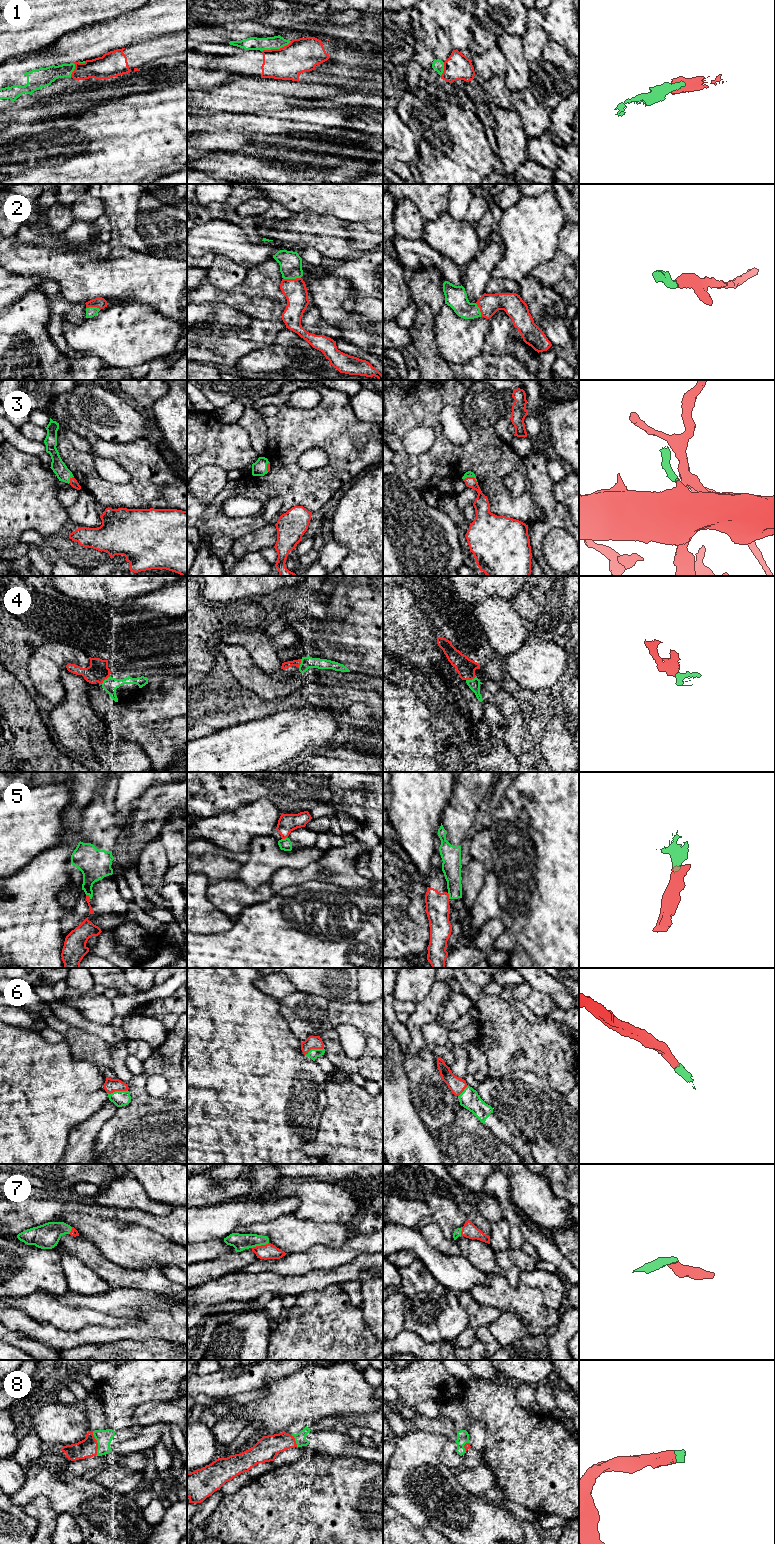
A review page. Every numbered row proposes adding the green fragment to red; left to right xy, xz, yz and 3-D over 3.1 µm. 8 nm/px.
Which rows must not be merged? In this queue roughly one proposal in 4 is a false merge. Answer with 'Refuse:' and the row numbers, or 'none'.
Refuse: 1, 5

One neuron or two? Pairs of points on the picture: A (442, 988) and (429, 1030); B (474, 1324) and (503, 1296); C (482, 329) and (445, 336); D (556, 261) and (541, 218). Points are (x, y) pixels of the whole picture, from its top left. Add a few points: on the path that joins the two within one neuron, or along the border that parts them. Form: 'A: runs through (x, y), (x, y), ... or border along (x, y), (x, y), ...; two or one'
A: border along (436, 1019), (427, 1023), (422, 1029), (425, 1044); two
B: border along (471, 1296), (481, 1304), (494, 1306), (502, 1311); two
C: runs through (473, 332), (468, 336), (454, 336); one
D: border along (560, 232), (556, 252), (547, 261), (534, 268); two

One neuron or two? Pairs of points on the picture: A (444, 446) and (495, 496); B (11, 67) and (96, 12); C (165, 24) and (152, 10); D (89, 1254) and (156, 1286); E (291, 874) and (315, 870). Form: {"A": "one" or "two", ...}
{"A": "one", "B": "two", "C": "one", "D": "one", "E": "one"}

